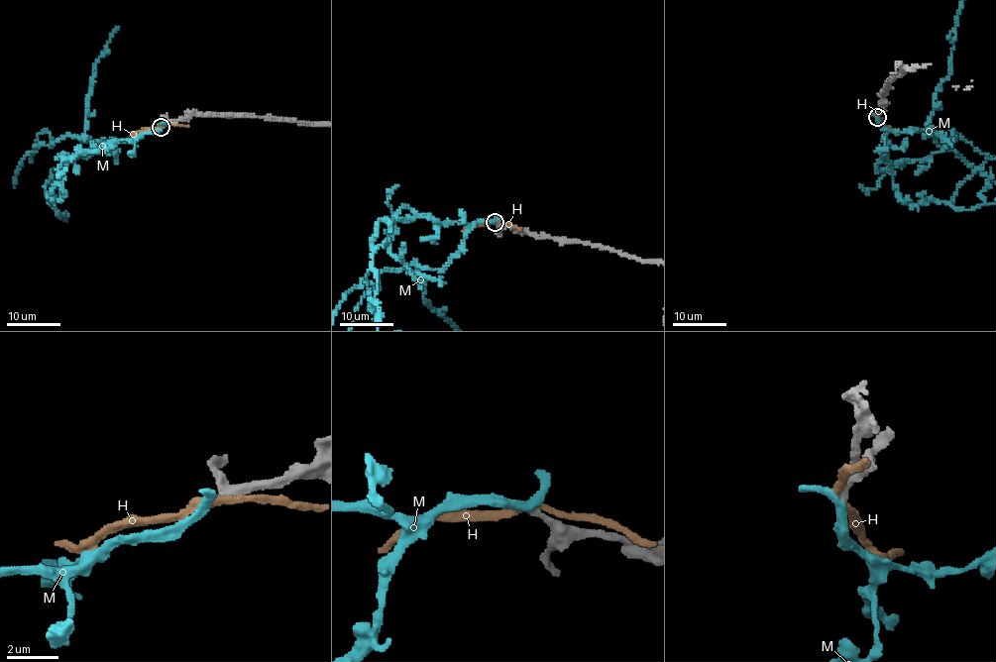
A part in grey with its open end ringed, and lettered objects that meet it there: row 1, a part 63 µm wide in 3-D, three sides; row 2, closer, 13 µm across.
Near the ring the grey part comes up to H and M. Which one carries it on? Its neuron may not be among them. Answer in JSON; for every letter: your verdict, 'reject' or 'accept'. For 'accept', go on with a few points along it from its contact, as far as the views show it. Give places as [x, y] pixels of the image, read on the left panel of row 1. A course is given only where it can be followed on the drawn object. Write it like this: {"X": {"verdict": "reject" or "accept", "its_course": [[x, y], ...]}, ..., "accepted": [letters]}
{"H": {"verdict": "reject"}, "M": {"verdict": "reject"}, "accepted": []}

